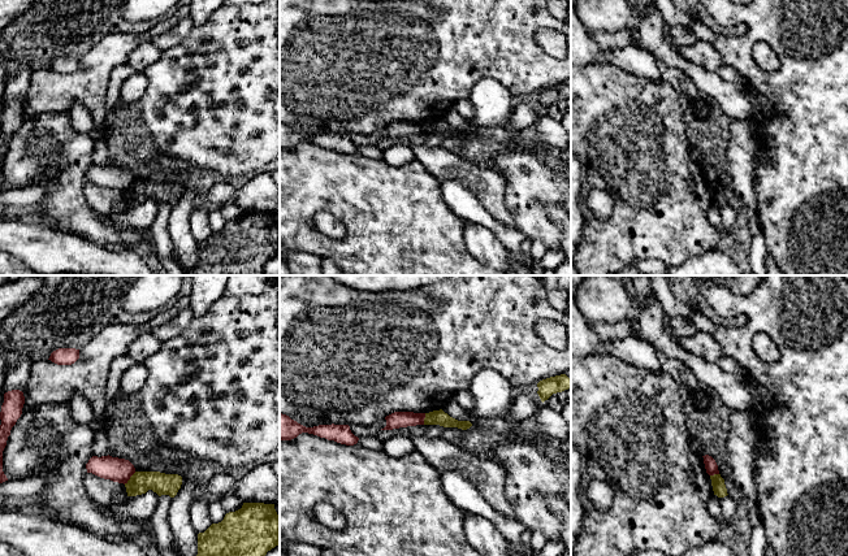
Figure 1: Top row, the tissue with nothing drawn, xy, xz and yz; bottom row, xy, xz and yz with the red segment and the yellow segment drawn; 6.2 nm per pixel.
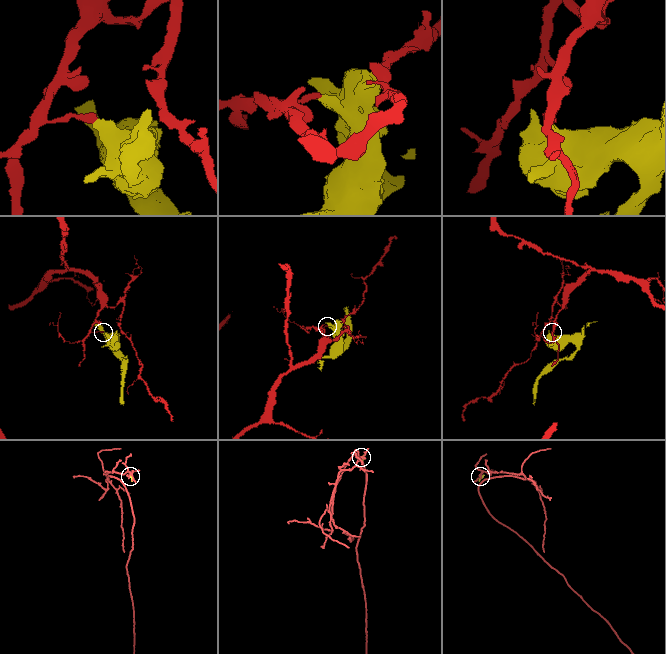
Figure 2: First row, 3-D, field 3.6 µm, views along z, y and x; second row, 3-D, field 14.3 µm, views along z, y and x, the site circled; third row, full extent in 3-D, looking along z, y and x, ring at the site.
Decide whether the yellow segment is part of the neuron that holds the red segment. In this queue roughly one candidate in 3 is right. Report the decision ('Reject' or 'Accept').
Reject

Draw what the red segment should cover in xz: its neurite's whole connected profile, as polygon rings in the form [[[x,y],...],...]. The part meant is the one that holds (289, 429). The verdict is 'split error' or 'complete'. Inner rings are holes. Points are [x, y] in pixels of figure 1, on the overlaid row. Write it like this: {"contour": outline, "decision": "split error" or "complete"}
{"contour": [[[280,413],[280,440],[291,440],[302,433],[313,434],[346,446],[354,446],[359,440],[359,438],[351,433],[349,425],[332,423],[306,427],[289,416]]], "decision": "complete"}

